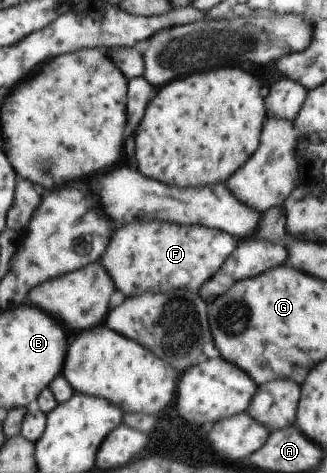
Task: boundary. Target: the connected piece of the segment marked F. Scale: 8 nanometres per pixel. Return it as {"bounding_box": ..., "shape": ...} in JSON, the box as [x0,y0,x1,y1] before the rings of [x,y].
{"bounding_box":[100,222,237,298],"shape":[[[166,222],[128,224],[114,232],[100,264],[106,268],[116,290],[126,298],[146,292],[168,292],[174,288],[198,290],[237,246],[236,238],[216,228]]]}

